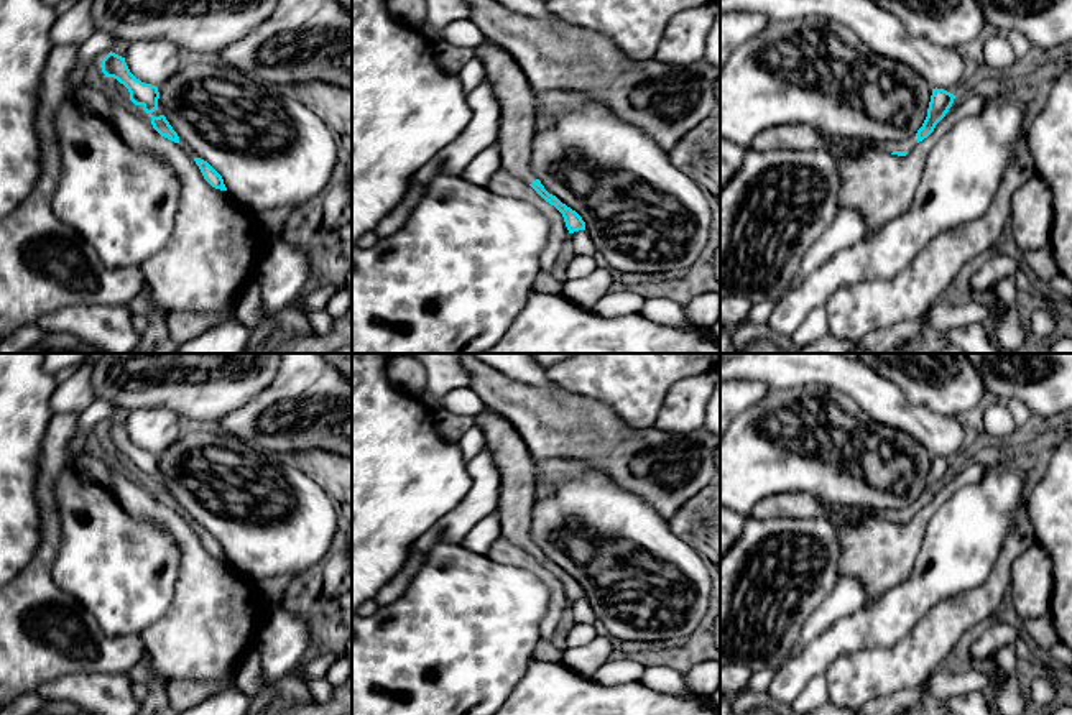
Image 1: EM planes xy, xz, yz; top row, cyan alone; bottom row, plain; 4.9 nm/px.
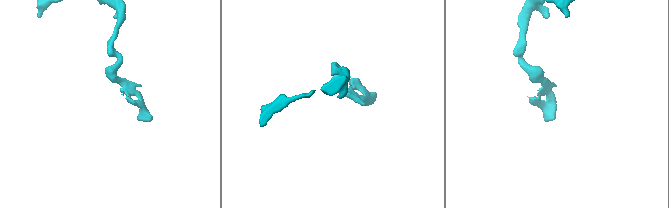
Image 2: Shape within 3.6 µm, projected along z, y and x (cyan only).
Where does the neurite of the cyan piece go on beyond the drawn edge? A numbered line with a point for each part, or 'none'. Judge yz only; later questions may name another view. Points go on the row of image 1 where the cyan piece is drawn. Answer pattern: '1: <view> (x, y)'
1: yz (850, 147)

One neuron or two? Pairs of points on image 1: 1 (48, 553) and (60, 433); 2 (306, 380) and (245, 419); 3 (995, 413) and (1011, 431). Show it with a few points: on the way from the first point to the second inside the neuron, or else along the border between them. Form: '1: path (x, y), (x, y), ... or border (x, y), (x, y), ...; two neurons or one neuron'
1: path (48, 523), (46, 474), (50, 462); one neuron
2: path (291, 395), (275, 396), (260, 408); one neuron
3: path (998, 418), (1007, 426); one neuron

